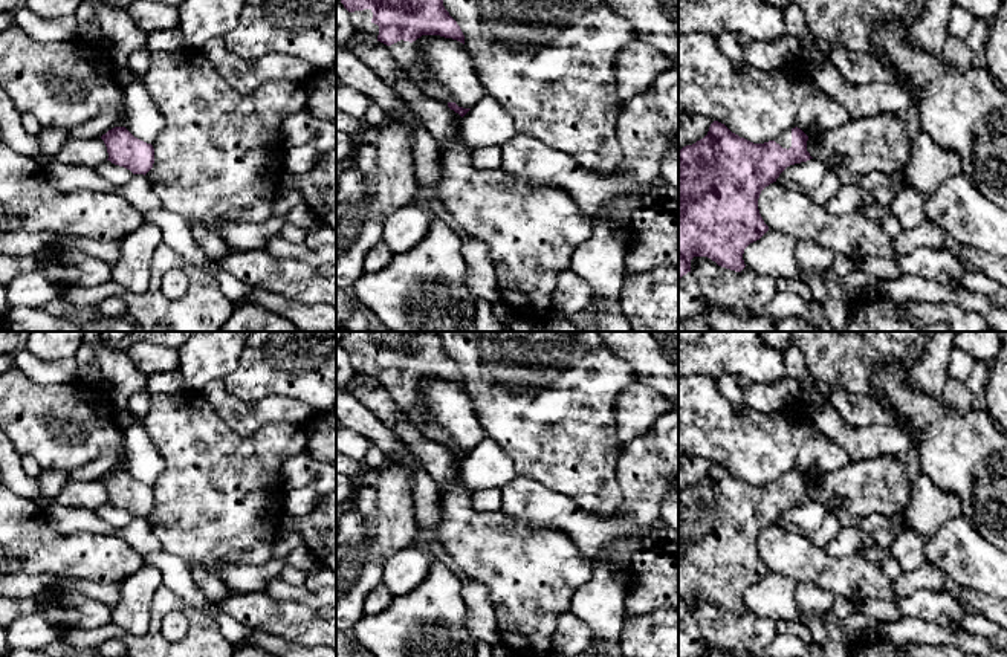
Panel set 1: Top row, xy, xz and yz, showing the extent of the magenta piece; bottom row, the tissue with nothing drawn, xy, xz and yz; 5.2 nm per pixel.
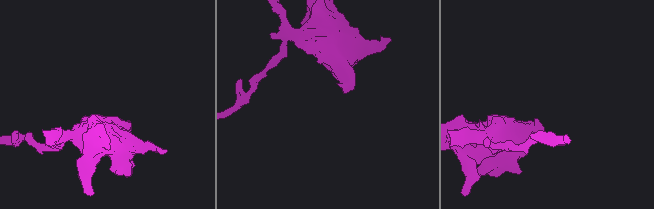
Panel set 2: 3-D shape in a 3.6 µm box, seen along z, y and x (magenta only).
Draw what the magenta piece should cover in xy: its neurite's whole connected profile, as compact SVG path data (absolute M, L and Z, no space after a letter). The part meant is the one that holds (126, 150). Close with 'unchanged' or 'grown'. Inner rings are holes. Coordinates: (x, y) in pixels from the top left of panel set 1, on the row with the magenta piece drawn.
M115 127L101 136L112 163L130 170L133 174L147 174L154 163L154 148L134 138L125 127Z; unchanged

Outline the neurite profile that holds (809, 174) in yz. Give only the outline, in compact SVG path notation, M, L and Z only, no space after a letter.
M810 159L787 167L776 179L776 183L787 186L790 182L796 182L805 189L814 189L822 183L825 171L825 163Z

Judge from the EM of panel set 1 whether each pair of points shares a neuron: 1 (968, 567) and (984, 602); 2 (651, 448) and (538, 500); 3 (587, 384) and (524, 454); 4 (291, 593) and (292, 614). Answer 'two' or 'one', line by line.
1: two
2: one
3: one
4: two

